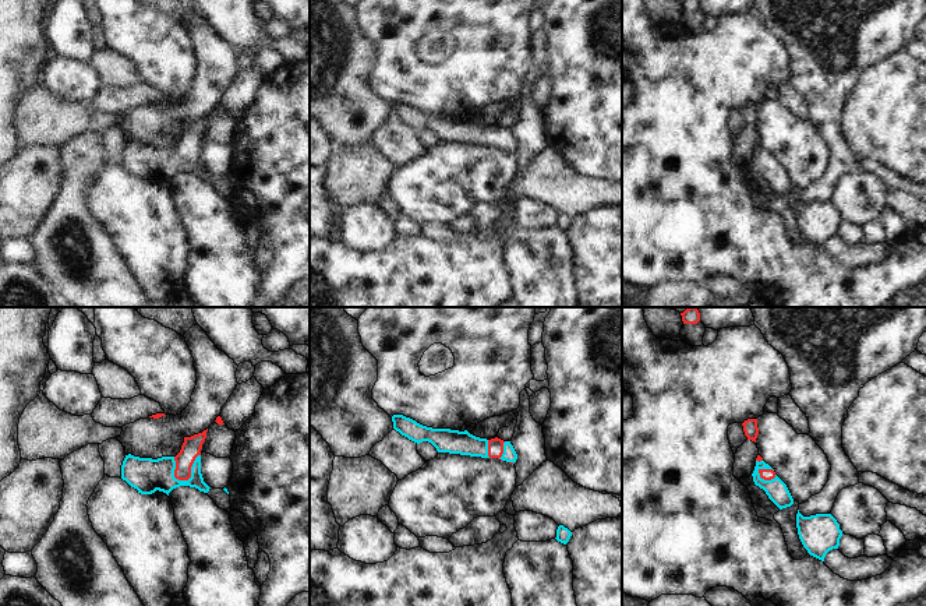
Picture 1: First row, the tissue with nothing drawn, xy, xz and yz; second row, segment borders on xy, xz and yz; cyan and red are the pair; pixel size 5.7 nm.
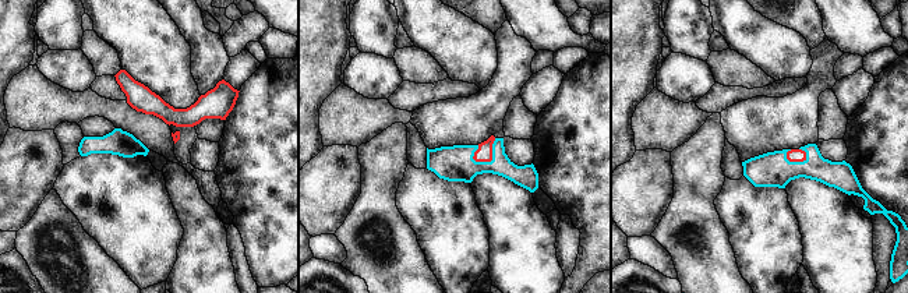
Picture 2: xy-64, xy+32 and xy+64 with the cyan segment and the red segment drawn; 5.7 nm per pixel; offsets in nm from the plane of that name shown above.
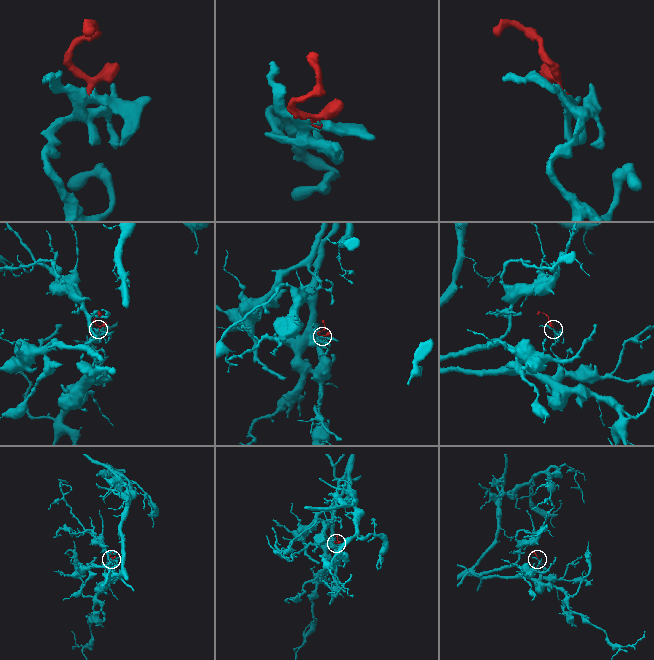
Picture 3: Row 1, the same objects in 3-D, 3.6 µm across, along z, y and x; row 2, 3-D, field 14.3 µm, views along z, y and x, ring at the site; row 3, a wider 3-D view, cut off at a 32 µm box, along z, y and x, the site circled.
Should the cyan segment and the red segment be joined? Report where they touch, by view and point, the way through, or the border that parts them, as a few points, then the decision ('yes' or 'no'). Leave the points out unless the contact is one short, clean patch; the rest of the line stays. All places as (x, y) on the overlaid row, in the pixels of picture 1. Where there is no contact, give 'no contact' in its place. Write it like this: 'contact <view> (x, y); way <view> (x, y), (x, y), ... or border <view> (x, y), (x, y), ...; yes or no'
contact xy (191, 474); way xy (148, 475), (187, 479), (191, 474), (191, 447); yes

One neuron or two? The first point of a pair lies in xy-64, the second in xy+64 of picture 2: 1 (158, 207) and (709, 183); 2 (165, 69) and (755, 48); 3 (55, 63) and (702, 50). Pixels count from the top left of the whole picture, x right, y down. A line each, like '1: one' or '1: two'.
1: two
2: one
3: two

